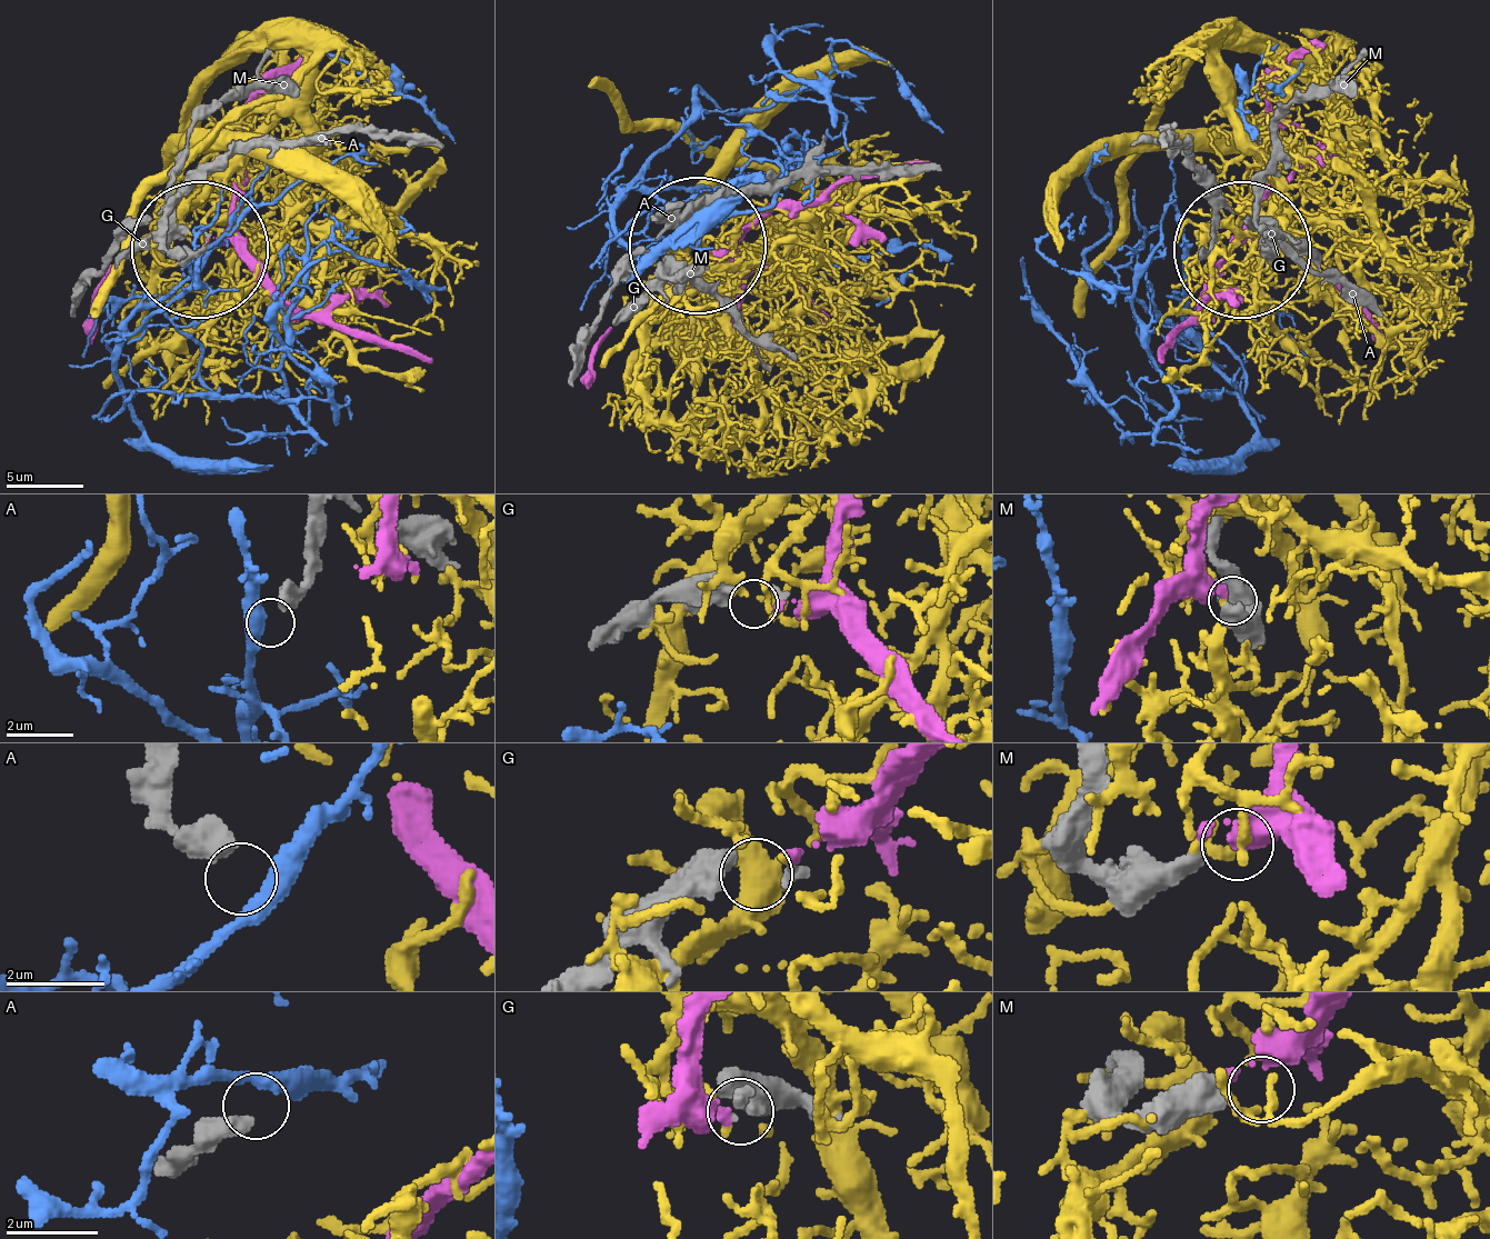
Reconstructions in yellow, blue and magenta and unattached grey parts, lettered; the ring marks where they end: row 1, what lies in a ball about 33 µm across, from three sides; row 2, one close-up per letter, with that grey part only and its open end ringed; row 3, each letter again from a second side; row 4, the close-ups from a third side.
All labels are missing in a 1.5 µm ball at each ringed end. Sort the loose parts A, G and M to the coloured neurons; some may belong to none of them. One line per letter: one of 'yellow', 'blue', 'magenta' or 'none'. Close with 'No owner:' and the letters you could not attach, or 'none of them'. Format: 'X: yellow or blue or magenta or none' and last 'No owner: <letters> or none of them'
A: none
G: magenta
M: none
No owner: A, M

